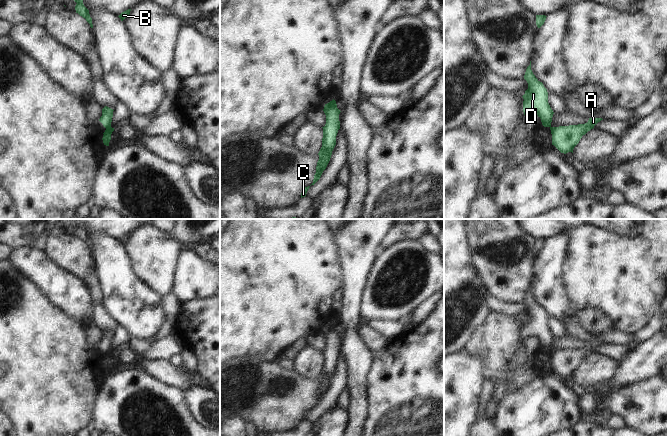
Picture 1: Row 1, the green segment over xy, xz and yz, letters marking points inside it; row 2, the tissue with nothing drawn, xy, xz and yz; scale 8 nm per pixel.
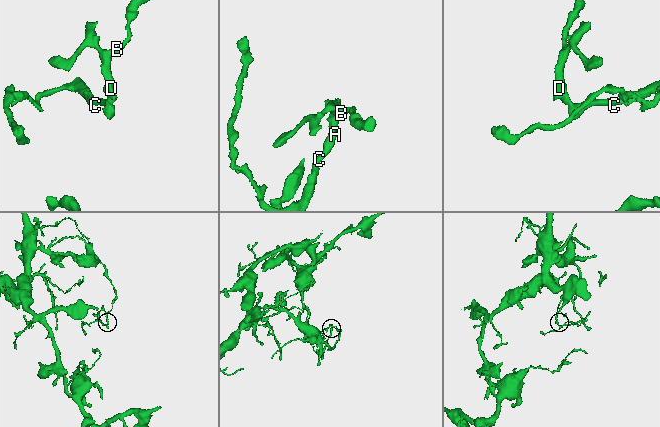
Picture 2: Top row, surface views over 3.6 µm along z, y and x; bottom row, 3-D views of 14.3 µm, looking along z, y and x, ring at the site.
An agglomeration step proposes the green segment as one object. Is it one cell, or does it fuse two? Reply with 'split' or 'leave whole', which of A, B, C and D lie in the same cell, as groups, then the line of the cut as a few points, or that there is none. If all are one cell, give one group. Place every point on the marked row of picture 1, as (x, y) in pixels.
split; A C / B D; cut in xy along (110, 126), (106, 129)

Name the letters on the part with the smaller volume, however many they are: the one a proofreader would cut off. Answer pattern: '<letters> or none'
A, C

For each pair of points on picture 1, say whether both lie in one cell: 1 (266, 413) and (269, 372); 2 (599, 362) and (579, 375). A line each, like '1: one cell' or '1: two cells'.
1: one cell
2: one cell

